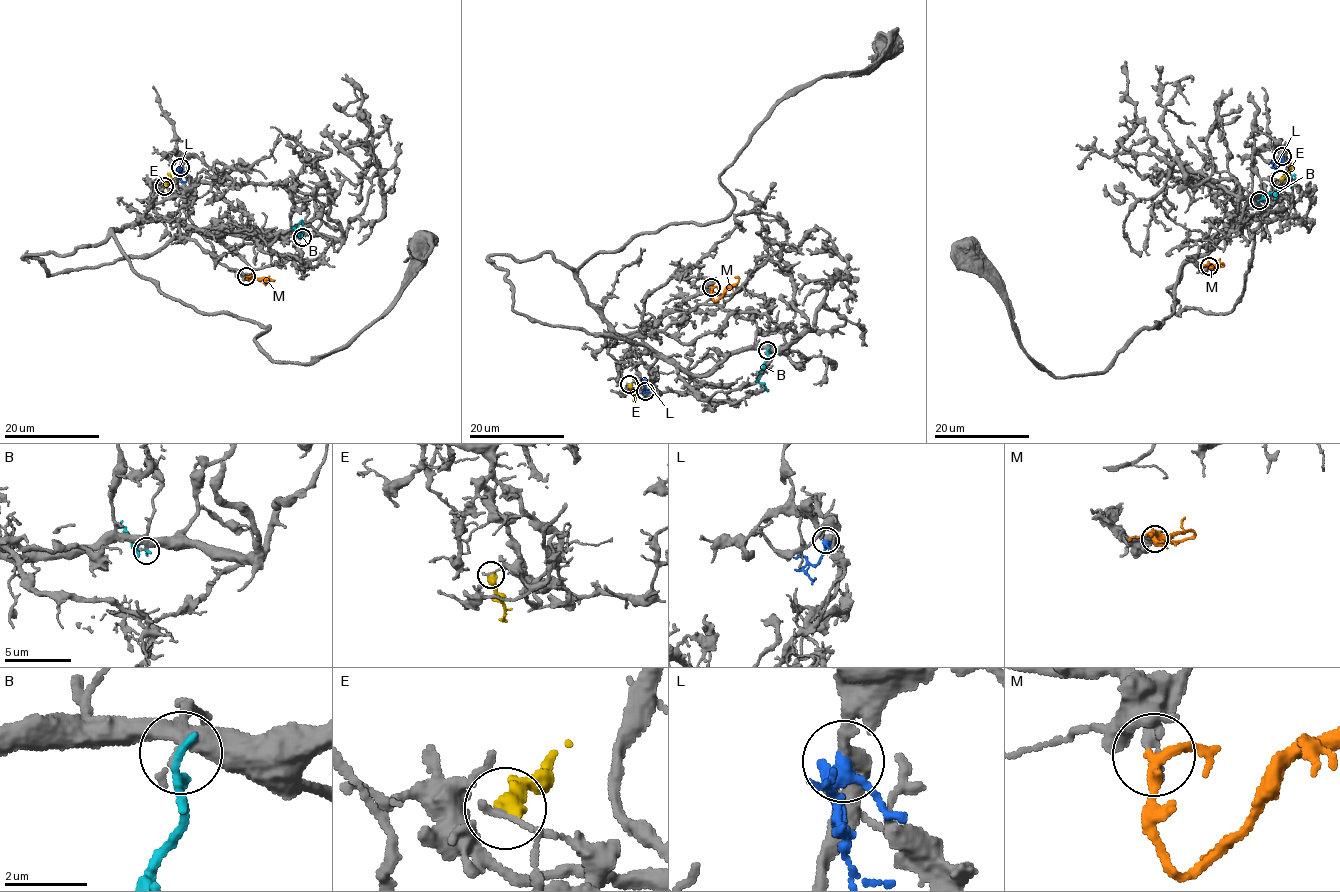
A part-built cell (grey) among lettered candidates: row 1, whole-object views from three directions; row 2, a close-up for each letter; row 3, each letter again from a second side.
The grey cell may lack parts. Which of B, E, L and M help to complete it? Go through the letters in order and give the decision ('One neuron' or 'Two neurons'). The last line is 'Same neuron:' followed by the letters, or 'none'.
B: Two neurons
E: Two neurons
L: Two neurons
M: One neuron
Same neuron: M

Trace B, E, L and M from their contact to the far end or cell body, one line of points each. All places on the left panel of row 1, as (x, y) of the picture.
B: (303, 237), (292, 229), (300, 220), (303, 224)
E: (164, 186), (169, 179), (168, 173)
L: (180, 168), (181, 177), (186, 182)
M: (247, 276), (247, 280), (251, 277), (269, 279)

